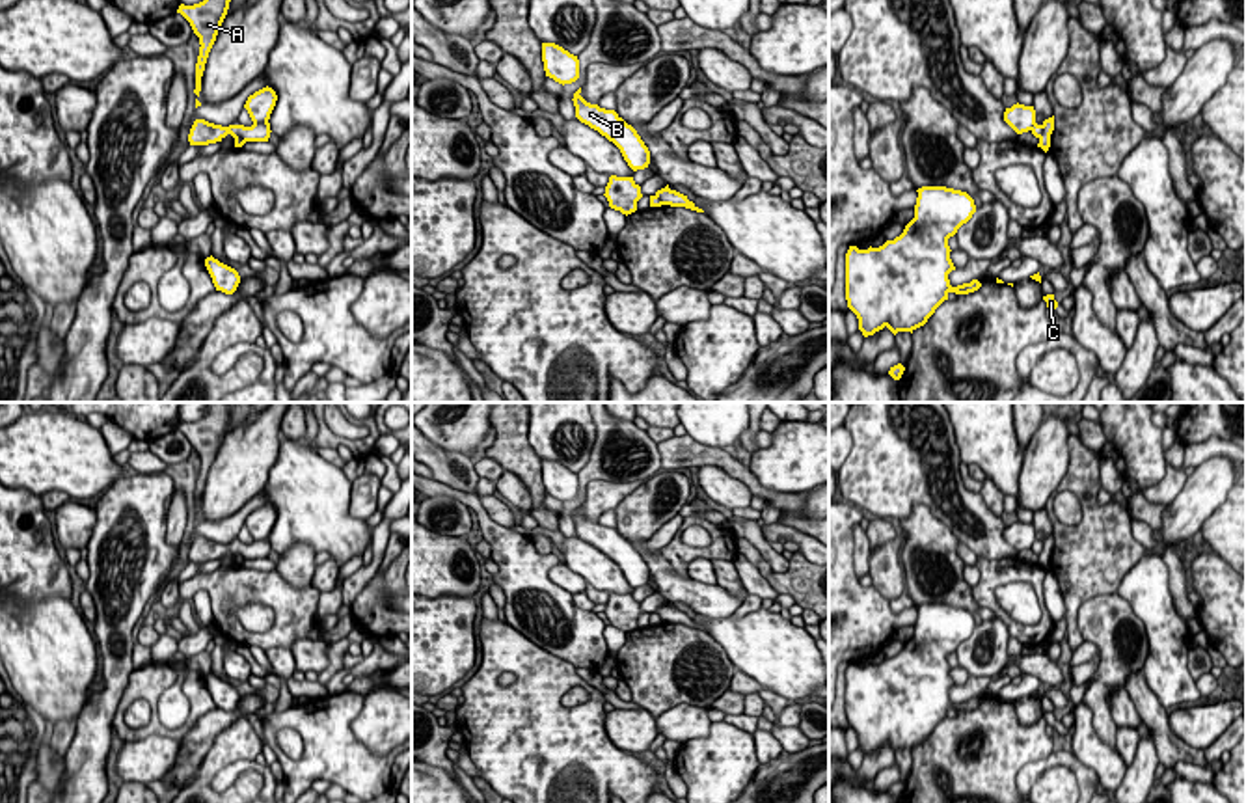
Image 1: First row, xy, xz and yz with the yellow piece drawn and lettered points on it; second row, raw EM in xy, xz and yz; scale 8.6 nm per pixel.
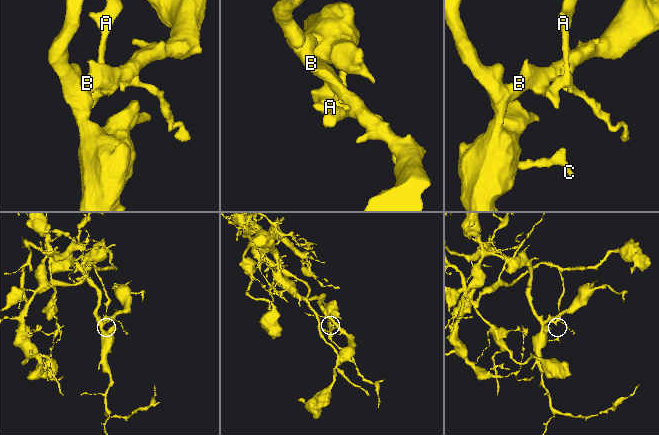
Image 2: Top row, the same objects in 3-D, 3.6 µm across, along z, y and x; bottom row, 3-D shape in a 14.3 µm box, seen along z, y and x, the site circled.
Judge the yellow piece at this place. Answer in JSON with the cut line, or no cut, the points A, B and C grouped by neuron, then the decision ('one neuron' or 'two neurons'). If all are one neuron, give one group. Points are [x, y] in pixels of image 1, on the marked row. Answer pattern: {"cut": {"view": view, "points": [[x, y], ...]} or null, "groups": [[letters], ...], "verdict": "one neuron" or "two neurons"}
{"cut": {"view": "xy", "points": [[254, 122], [267, 123]]}, "groups": [["A"], ["B", "C"]], "verdict": "two neurons"}

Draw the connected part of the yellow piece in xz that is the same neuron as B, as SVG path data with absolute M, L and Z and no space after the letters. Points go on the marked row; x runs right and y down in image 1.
M581 88L574 93L572 99L576 106L576 117L613 142L633 171L648 168L650 151L637 130L628 125L615 110L590 104L579 93Z

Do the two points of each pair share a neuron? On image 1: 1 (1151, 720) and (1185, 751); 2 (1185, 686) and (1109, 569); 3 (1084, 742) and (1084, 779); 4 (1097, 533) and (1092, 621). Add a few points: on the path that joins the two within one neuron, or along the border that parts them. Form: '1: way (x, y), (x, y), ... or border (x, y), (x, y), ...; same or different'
1: way (1161, 729), (1176, 746); same
2: border (1146, 550), (1116, 591); different
3: border (1086, 766), (1101, 783); different
4: border (1116, 591), (1092, 597), (1081, 606), (1083, 639); different

